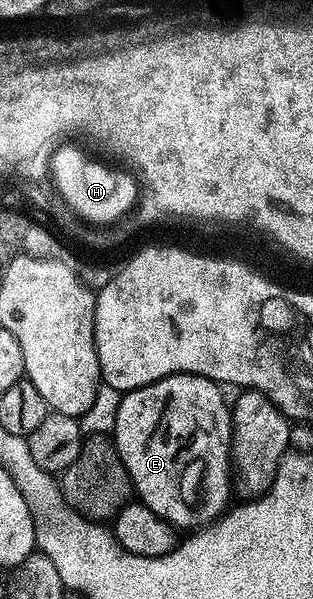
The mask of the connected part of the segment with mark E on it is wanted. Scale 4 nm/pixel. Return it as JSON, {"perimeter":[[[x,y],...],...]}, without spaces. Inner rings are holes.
{"perimeter":[[[173,373],[122,394],[112,440],[128,471],[133,492],[137,500],[156,511],[160,519],[178,531],[197,531],[219,520],[231,504],[234,422],[231,402],[228,397],[226,401],[222,392],[223,386],[207,377],[195,373]]]}

